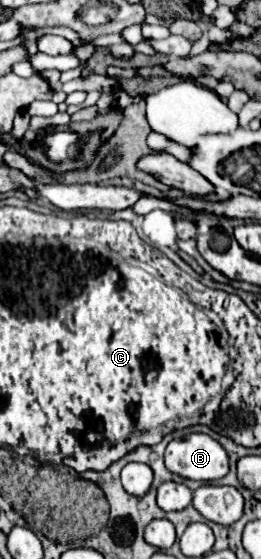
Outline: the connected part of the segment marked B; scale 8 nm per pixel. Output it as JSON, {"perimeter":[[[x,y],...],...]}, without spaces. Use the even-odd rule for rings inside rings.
{"perimeter":[[[192,433],[184,439],[174,439],[166,447],[166,467],[168,471],[184,477],[184,479],[196,479],[196,481],[216,481],[222,479],[228,473],[228,455],[224,447],[214,441],[210,435],[204,433]]]}

